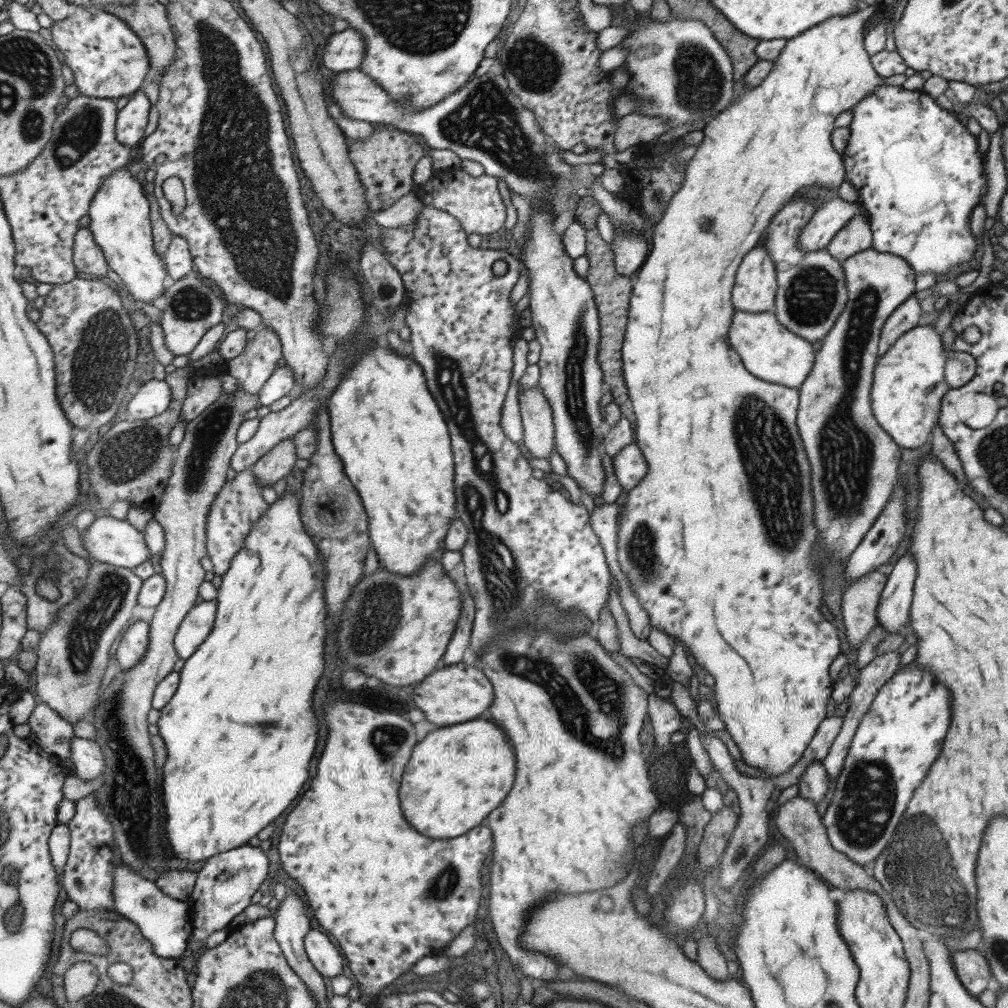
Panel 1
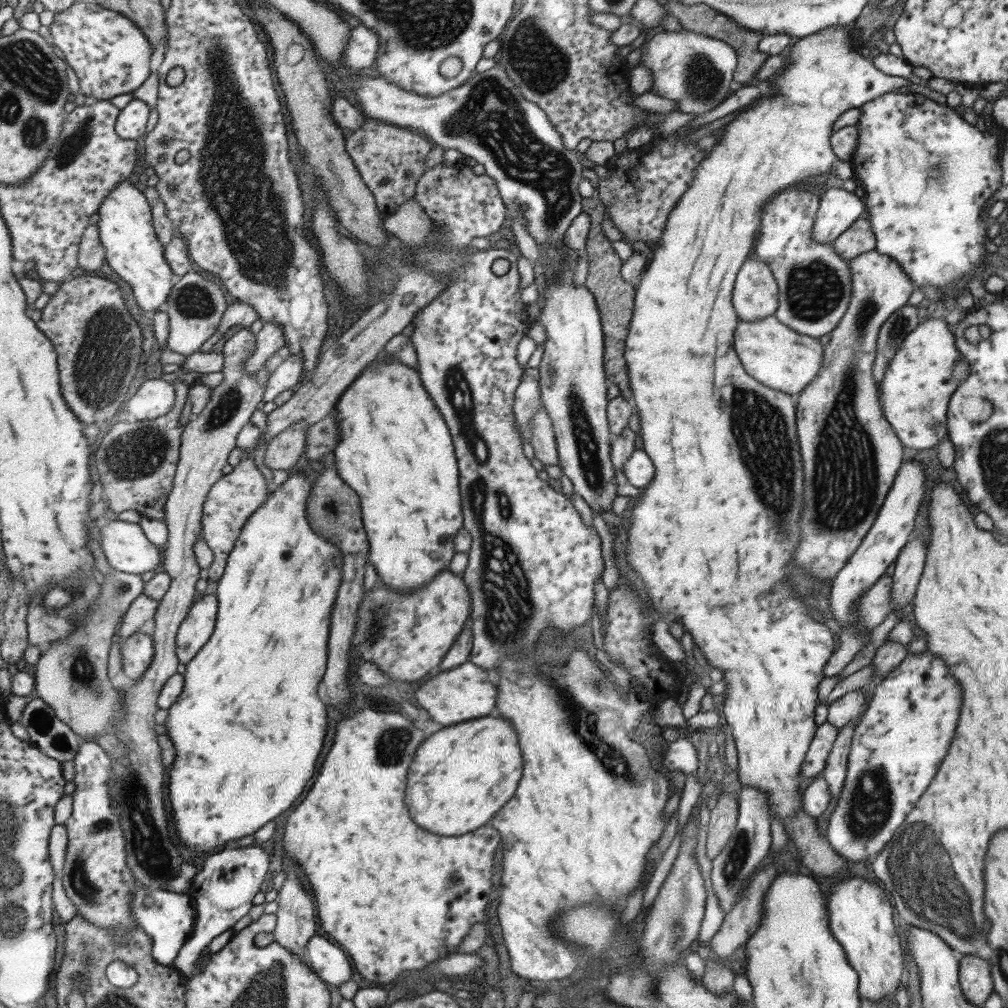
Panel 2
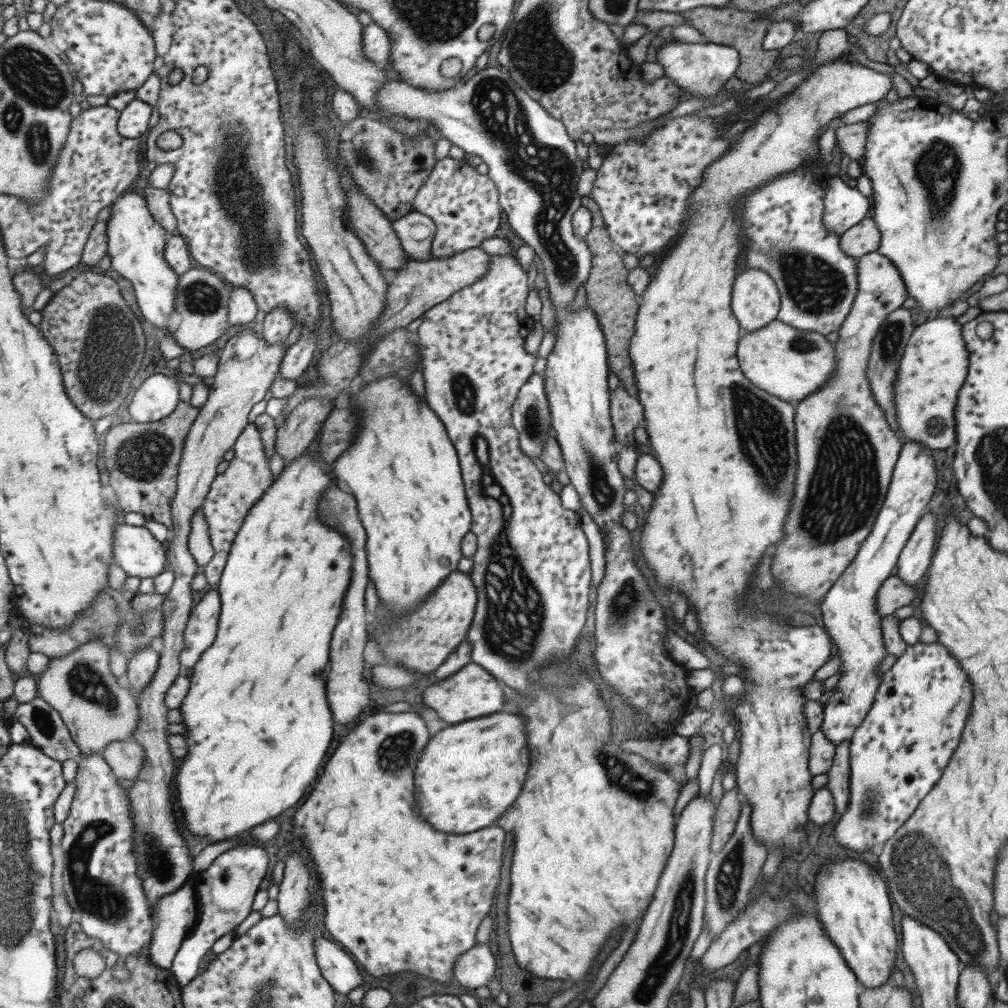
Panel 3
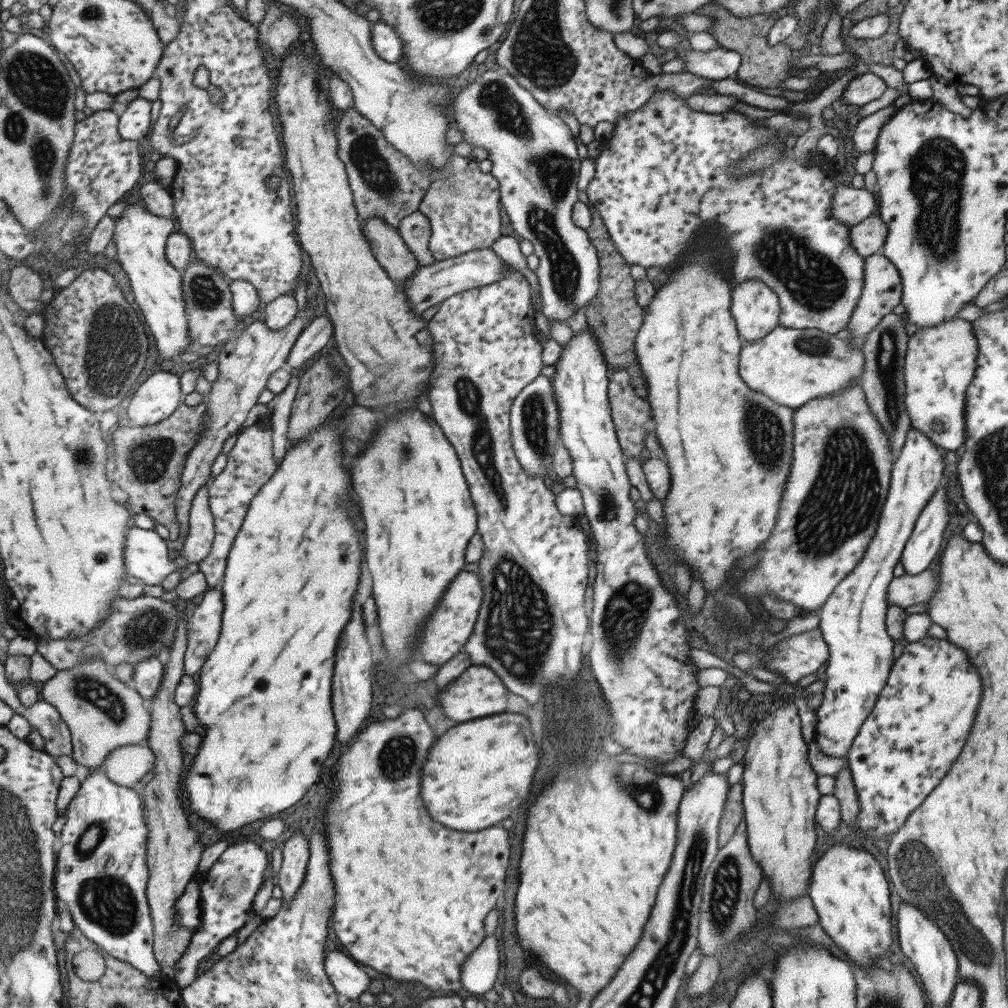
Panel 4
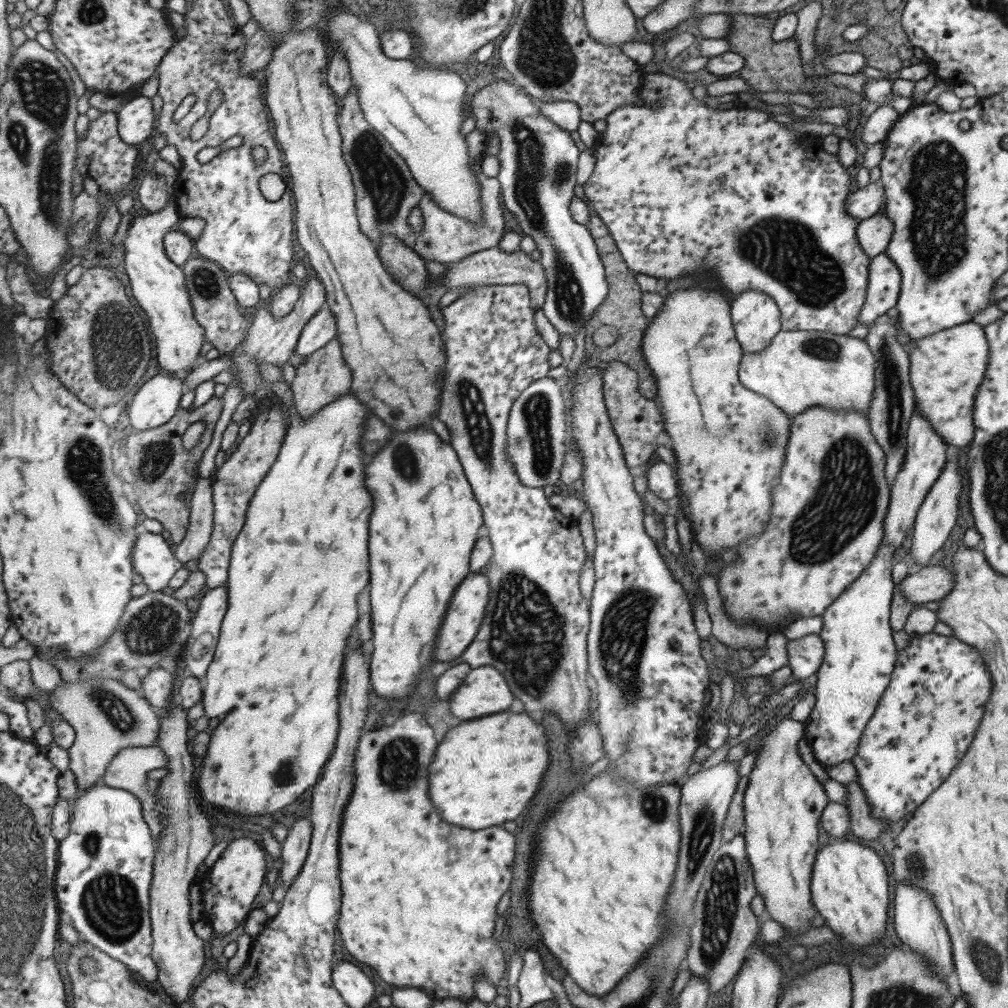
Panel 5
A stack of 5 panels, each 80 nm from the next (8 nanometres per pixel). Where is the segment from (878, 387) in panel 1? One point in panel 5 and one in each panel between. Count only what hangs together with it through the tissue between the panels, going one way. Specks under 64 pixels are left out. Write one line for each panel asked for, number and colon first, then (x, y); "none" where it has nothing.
2: (917, 382)
3: (930, 371)
4: (939, 362)
5: (945, 368)

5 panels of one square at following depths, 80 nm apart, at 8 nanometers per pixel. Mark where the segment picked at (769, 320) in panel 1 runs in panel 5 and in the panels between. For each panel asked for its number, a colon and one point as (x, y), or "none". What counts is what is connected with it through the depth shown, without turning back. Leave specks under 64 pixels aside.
2: (774, 355)
3: (789, 364)
4: (790, 366)
5: (799, 369)

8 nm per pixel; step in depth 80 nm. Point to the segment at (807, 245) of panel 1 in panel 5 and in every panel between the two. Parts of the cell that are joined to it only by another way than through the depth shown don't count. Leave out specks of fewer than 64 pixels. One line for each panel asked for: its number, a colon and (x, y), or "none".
2: (837, 209)
3: (844, 206)
4: (849, 205)
5: (864, 202)

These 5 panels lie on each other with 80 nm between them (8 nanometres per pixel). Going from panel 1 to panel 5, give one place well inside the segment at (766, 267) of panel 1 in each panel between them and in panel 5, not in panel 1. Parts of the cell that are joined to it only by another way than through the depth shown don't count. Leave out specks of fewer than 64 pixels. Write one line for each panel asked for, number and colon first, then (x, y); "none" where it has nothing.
2: (754, 295)
3: (754, 300)
4: (754, 308)
5: (755, 318)

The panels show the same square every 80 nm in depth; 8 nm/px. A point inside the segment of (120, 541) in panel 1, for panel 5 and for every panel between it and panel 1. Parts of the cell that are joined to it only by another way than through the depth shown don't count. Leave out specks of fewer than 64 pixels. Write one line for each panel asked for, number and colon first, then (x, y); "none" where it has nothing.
2: (124, 544)
3: (138, 552)
4: (147, 557)
5: (156, 564)

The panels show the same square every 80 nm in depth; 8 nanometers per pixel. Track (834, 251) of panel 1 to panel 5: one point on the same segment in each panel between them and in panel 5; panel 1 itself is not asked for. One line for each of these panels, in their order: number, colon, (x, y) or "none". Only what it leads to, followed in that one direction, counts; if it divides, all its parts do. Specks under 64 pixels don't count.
2: (858, 239)
3: (863, 238)
4: (866, 238)
5: (873, 234)

